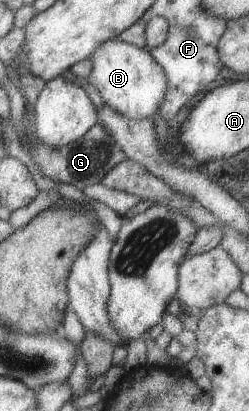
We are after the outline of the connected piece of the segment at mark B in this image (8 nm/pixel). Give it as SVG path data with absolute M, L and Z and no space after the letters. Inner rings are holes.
M116 36L98 44L88 58L91 71L85 81L94 86L104 103L119 115L132 120L156 119L167 80L147 48L125 43Z

